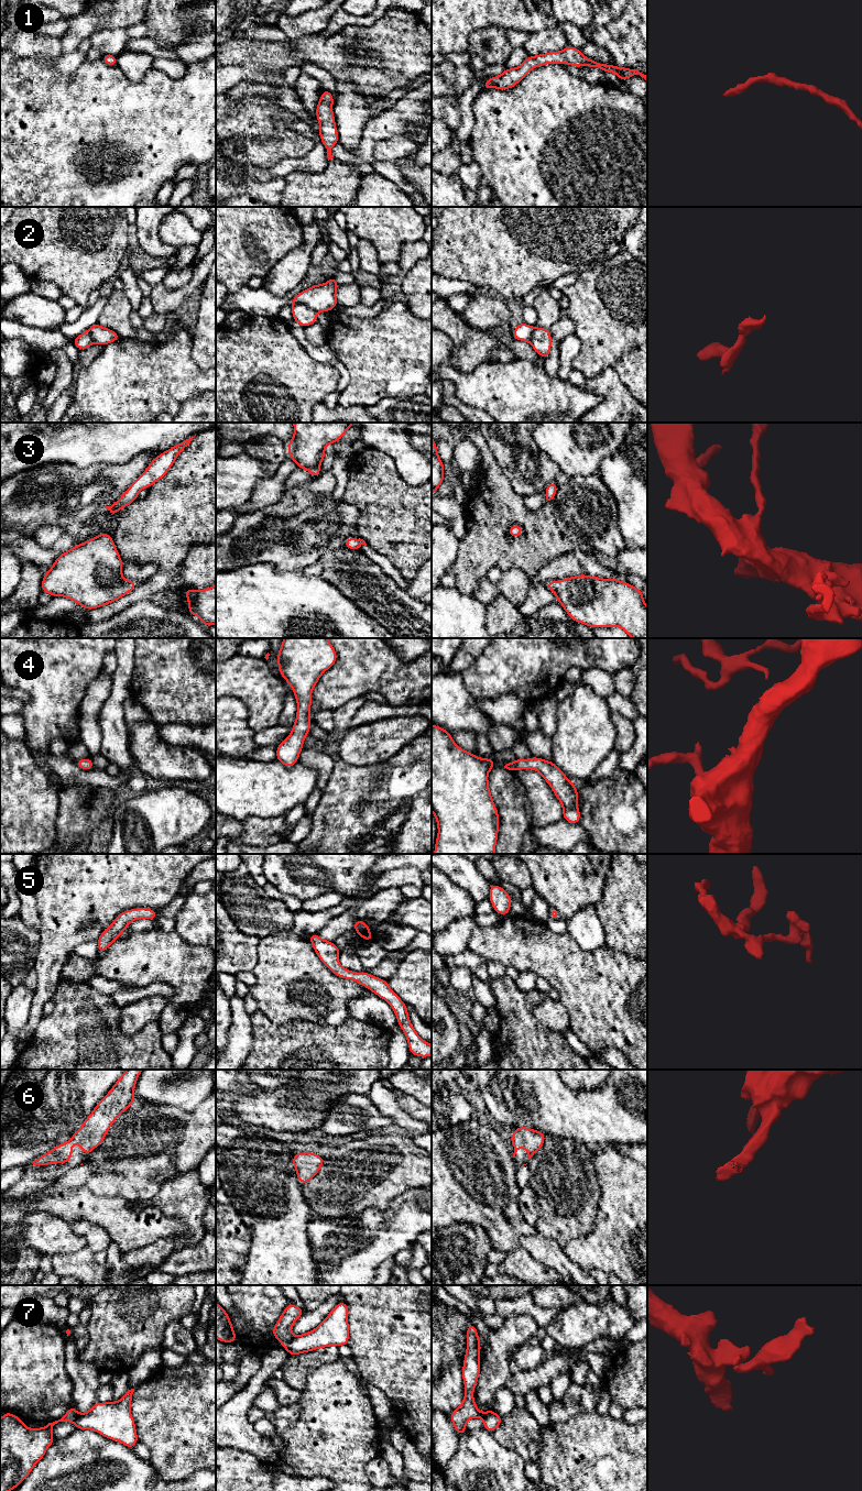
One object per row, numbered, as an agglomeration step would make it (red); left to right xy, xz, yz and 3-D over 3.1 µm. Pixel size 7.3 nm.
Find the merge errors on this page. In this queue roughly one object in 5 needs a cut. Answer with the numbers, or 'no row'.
2, 7

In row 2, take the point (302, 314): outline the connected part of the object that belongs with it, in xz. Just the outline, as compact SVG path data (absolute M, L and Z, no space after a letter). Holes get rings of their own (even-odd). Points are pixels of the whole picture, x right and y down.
M292 304L293 320L303 326L304 328L317 321L317 311L313 310L305 304Z

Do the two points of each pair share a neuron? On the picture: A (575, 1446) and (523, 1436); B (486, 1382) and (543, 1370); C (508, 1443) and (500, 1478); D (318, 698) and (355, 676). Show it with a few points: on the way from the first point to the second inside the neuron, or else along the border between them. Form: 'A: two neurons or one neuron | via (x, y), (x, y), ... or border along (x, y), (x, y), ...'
A: two neurons | border along (538, 1431), (539, 1448), (533, 1460)
B: two neurons | border along (510, 1373), (503, 1385)
C: two neurons | border along (492, 1433), (502, 1445), (513, 1450)
D: one neuron | via (327, 694), (346, 680)

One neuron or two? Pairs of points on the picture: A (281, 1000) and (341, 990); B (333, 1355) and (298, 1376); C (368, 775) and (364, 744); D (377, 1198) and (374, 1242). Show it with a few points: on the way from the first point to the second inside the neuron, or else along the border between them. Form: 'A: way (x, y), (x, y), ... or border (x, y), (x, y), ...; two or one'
A: way (285, 983), (304, 971), (307, 971), (323, 982); one
B: way (324, 1355), (313, 1358), (304, 1367); one
C: border (391, 756), (367, 765), (351, 765), (341, 760); two
D: border (400, 1195), (384, 1209), (368, 1207), (352, 1216); two

